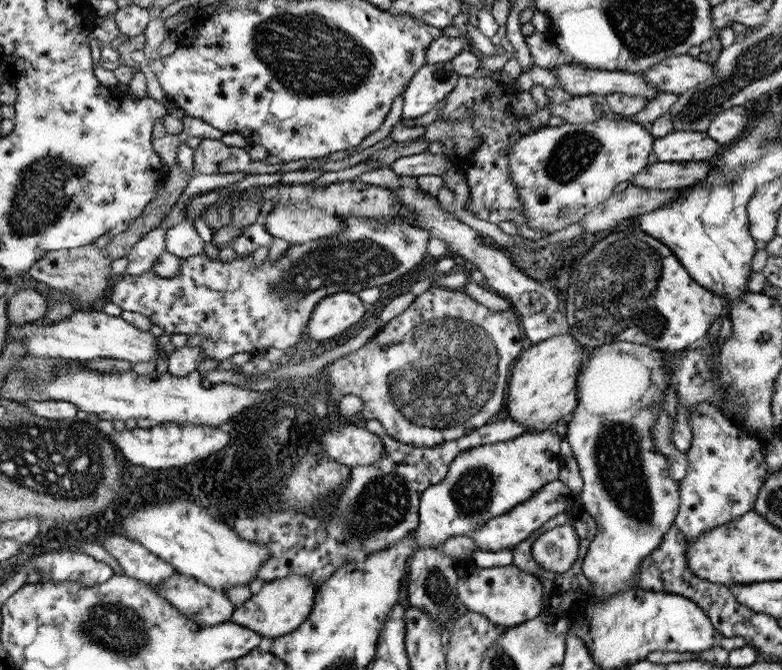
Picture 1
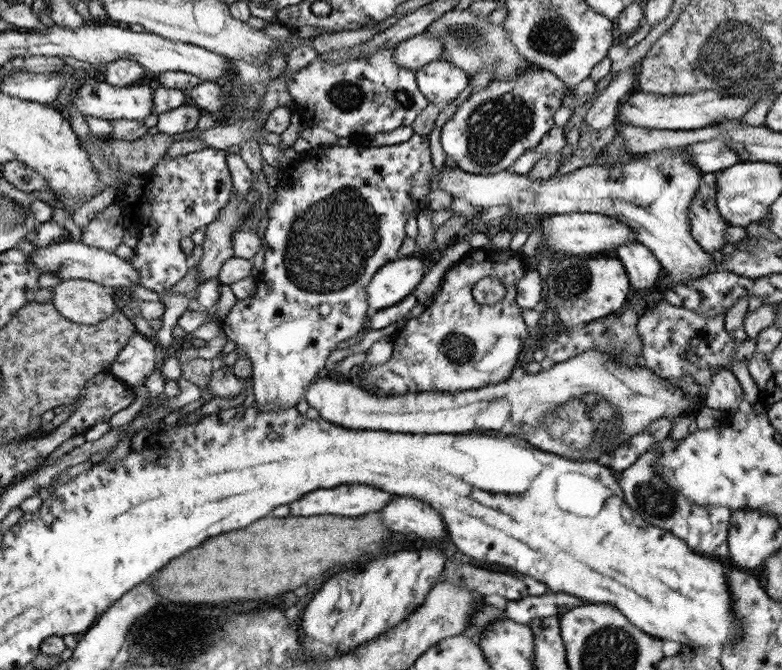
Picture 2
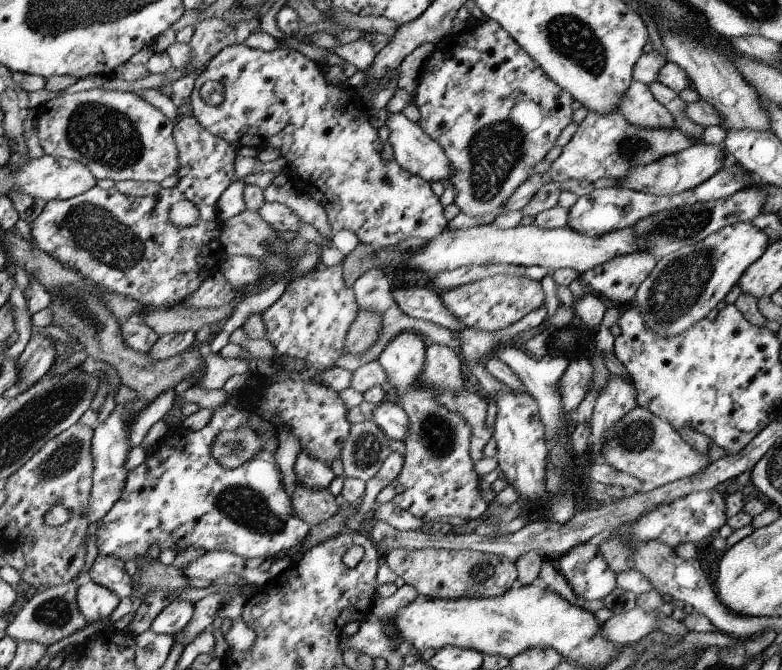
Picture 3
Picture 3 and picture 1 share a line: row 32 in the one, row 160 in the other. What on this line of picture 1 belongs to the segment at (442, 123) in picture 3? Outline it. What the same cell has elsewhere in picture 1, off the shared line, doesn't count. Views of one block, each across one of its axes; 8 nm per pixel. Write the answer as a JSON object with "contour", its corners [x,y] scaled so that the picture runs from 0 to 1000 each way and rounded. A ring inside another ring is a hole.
{"contour":[[[587,113],[582,122],[579,137],[574,137],[566,149],[566,155],[559,155],[561,176],[559,179],[595,179],[602,176],[605,194],[615,203],[615,215],[592,236],[574,236],[577,248],[592,257],[597,281],[600,281],[600,304],[597,313],[623,331],[643,331],[651,328],[653,334],[674,334],[671,307],[669,299],[653,269],[651,257],[651,221],[656,212],[661,212],[666,203],[674,203],[684,197],[674,176],[664,176],[651,167],[651,152],[661,140],[659,128],[653,125],[636,125],[628,116],[605,116],[605,113]]]}

